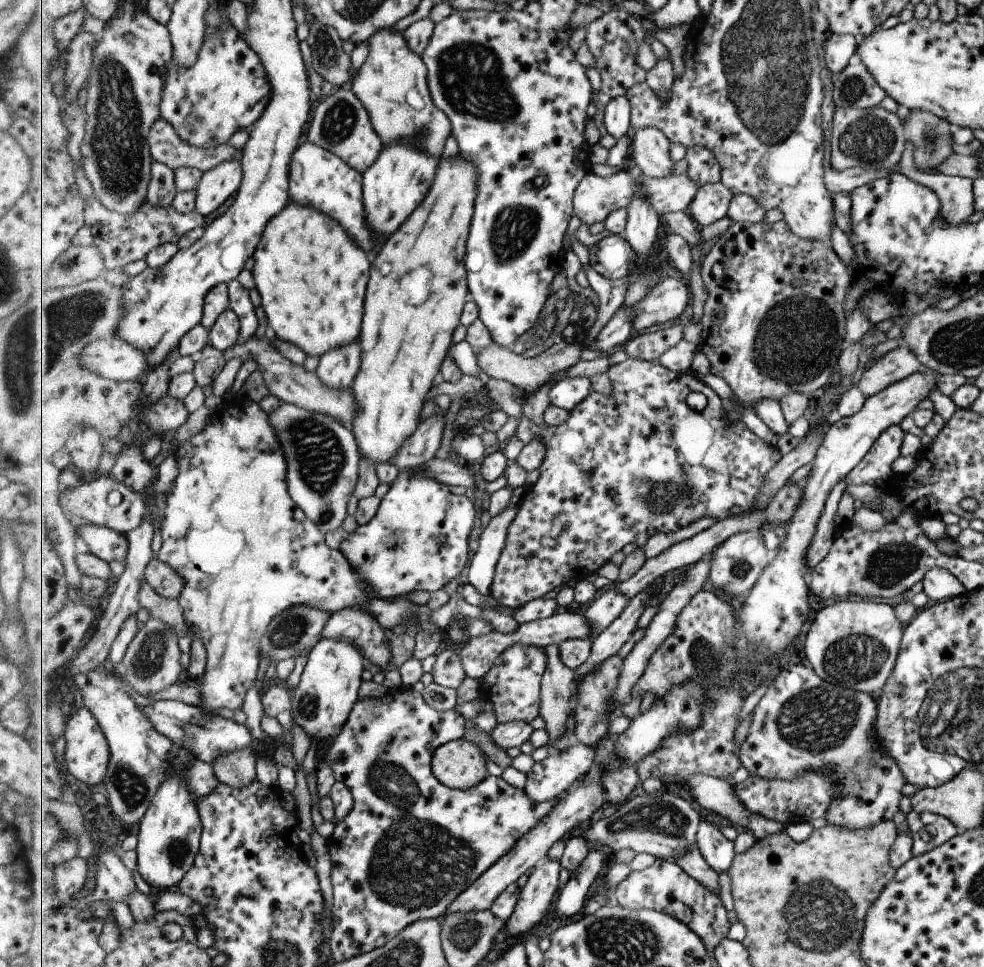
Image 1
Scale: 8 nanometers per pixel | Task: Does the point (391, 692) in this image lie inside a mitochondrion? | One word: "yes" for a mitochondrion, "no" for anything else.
no

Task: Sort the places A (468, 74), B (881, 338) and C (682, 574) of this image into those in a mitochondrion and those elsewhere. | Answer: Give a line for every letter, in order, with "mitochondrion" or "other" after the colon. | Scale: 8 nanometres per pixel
A: mitochondrion
B: other
C: other

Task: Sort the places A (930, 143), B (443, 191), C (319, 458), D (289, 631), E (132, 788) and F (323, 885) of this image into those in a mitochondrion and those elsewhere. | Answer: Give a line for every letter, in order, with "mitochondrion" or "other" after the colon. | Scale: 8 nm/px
A: mitochondrion
B: other
C: mitochondrion
D: mitochondrion
E: mitochondrion
F: other

